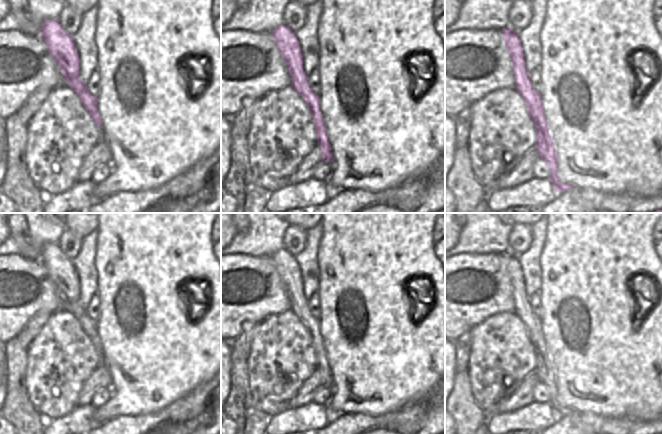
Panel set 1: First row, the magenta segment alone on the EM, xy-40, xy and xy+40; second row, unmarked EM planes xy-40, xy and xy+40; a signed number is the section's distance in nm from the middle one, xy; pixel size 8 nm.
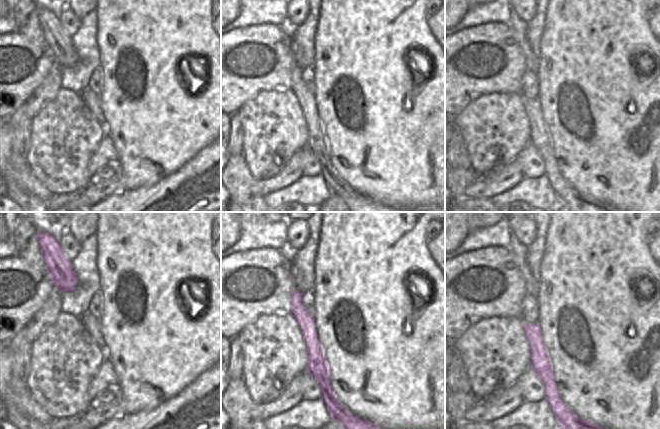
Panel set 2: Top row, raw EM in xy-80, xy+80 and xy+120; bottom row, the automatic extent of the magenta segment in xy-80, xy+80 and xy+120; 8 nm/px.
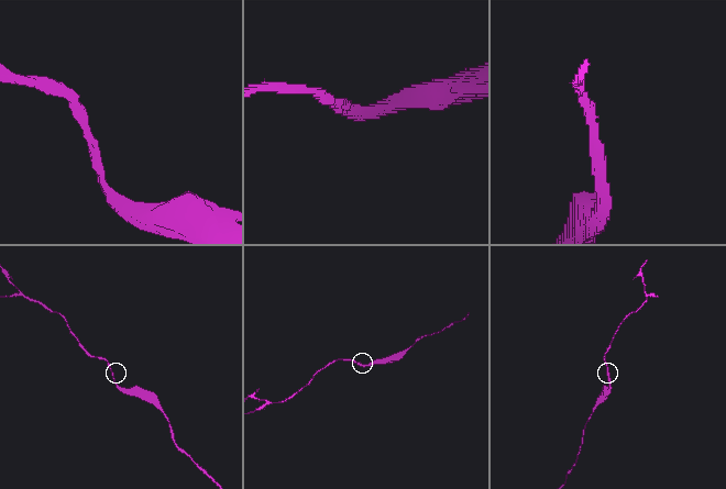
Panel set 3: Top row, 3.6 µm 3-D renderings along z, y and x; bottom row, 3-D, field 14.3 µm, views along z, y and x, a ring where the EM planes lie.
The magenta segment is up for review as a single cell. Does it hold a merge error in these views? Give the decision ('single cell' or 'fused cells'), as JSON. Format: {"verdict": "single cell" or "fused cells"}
{"verdict": "single cell"}

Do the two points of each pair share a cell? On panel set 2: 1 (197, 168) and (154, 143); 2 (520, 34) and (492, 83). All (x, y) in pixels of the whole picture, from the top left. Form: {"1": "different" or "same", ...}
{"1": "different", "2": "different"}

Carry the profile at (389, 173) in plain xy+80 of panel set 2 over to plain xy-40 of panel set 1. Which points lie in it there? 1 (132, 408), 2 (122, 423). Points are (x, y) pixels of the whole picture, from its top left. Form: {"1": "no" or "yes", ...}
{"1": "yes", "2": "no"}

